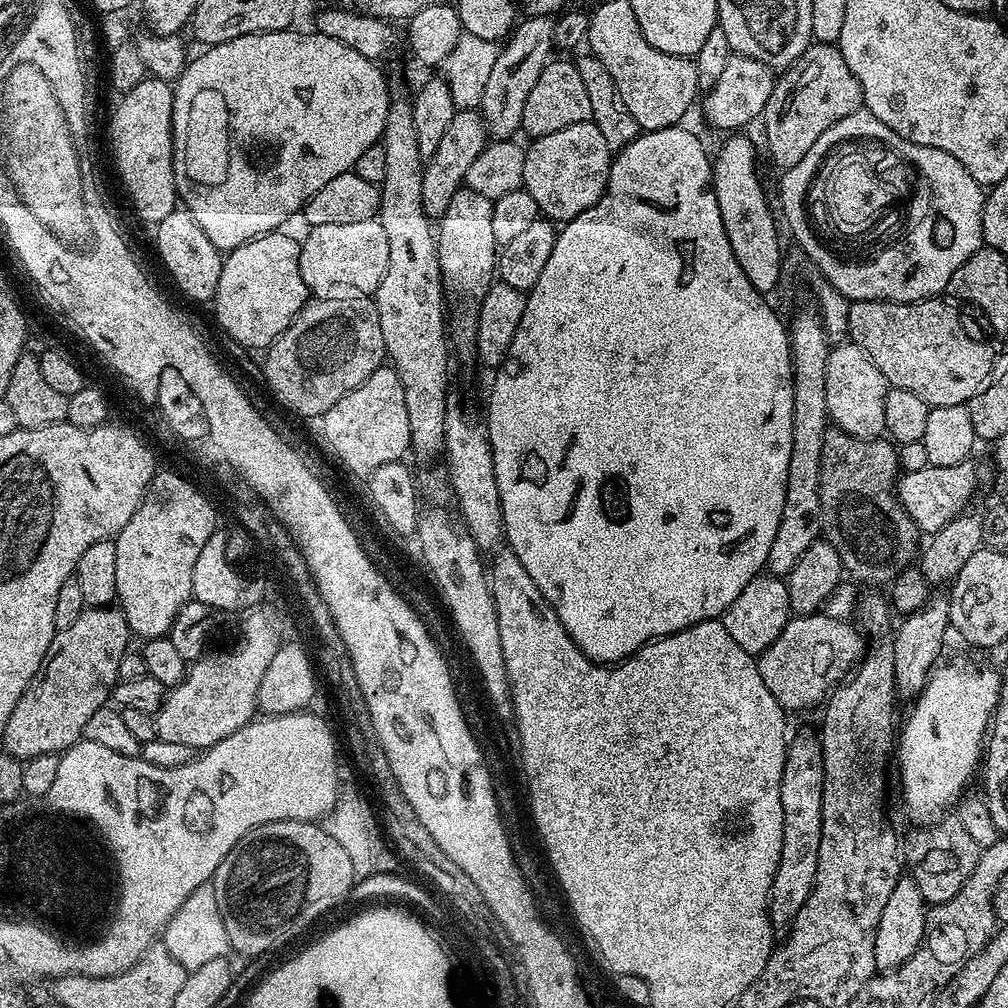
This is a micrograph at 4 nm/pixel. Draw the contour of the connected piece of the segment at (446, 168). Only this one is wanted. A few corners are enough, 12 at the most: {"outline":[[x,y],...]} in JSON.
{"outline":[[458,110],[422,178],[422,206],[443,217],[490,137],[476,110]]}

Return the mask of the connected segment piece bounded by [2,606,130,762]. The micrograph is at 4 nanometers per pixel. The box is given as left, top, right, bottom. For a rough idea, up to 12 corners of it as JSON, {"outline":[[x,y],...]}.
{"outline":[[116,606],[59,629],[2,729],[21,762],[67,752],[130,648]]}

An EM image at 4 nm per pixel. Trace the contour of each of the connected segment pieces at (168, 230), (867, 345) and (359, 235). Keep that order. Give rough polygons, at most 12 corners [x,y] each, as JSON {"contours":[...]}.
{"contours":[[[187,210],[155,225],[181,294],[215,301],[224,256]],[[944,298],[853,300],[847,335],[891,387],[967,405],[994,348]],[[379,219],[311,226],[309,293],[374,294],[390,262]]]}

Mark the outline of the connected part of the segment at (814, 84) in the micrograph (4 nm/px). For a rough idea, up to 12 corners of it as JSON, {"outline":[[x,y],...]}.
{"outline":[[836,44],[775,81],[762,125],[780,170],[864,95]]}

